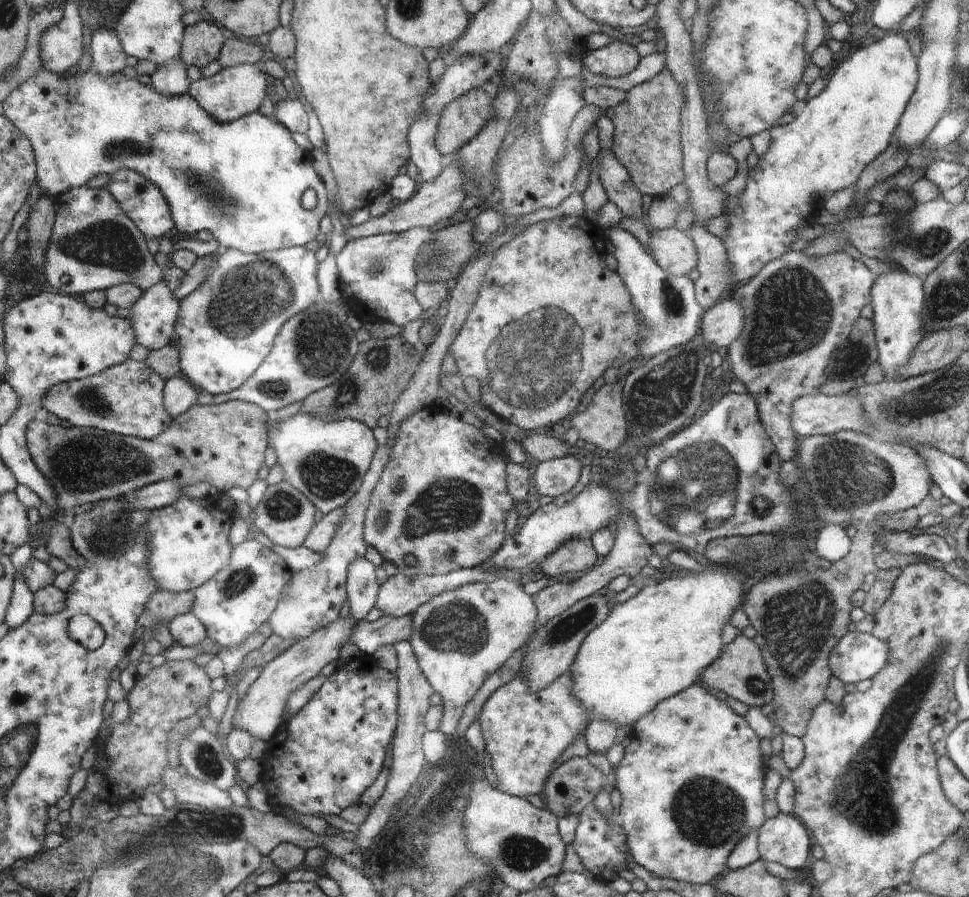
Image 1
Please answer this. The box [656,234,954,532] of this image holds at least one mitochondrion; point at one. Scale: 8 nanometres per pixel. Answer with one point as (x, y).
(792, 312)

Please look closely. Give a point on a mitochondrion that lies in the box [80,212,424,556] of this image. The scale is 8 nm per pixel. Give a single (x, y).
(247, 297)

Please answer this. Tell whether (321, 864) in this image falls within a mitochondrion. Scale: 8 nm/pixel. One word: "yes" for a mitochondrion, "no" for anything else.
no

